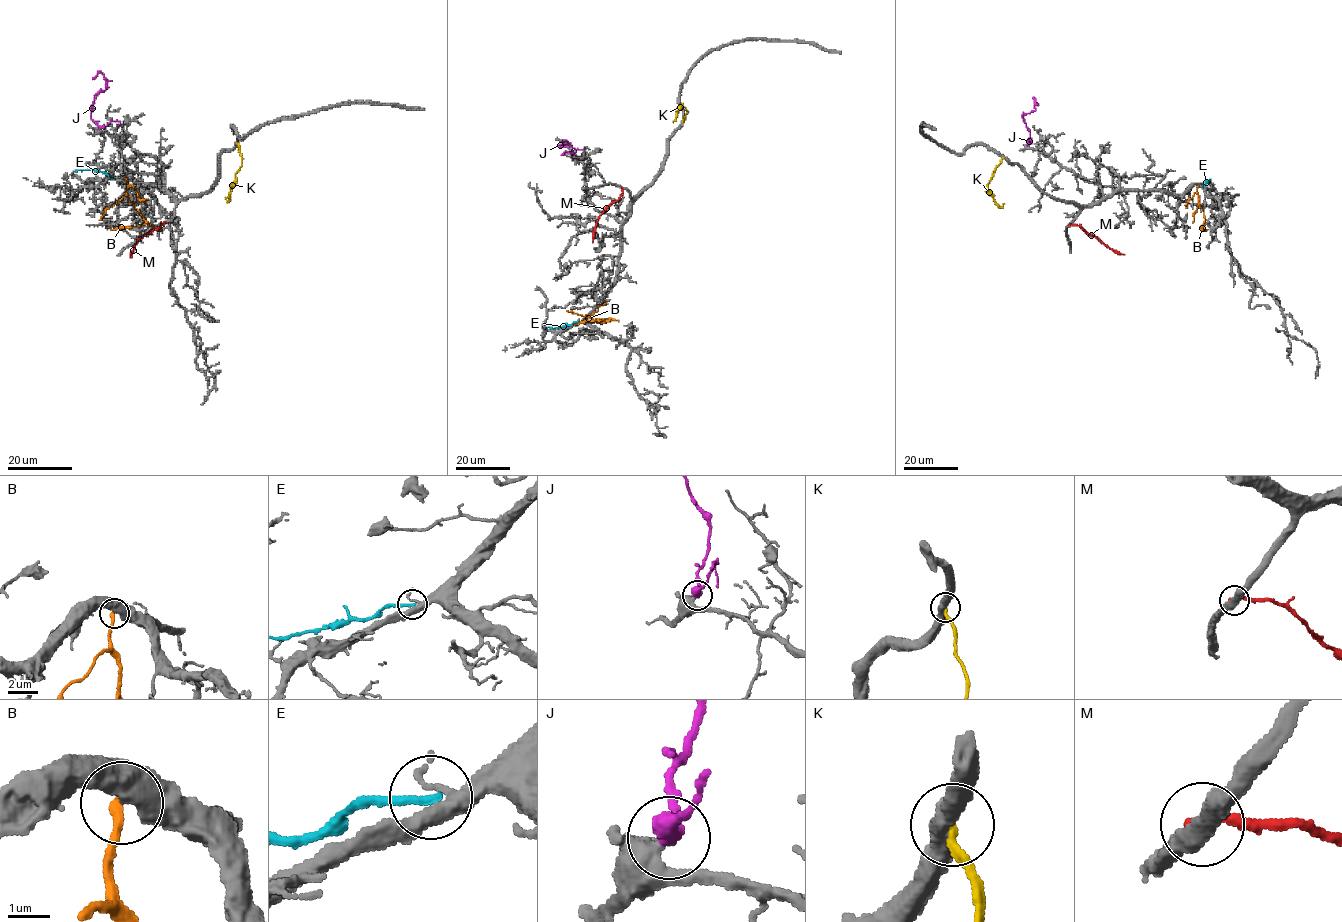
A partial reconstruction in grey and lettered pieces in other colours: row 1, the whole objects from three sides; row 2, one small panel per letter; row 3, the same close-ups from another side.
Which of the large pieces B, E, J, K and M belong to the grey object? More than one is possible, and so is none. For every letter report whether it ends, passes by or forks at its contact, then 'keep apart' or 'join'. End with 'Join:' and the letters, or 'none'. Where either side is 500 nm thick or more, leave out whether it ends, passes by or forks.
B: keep apart
E: it ends there; keep apart
J: it passes by; keep apart
K: keep apart
M: it ends there; keep apart
Join: none

